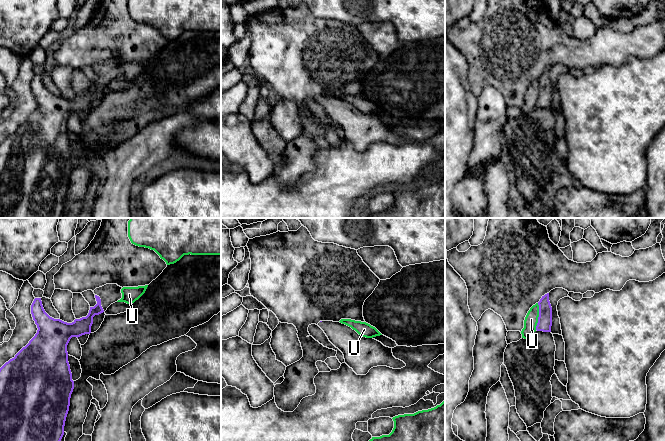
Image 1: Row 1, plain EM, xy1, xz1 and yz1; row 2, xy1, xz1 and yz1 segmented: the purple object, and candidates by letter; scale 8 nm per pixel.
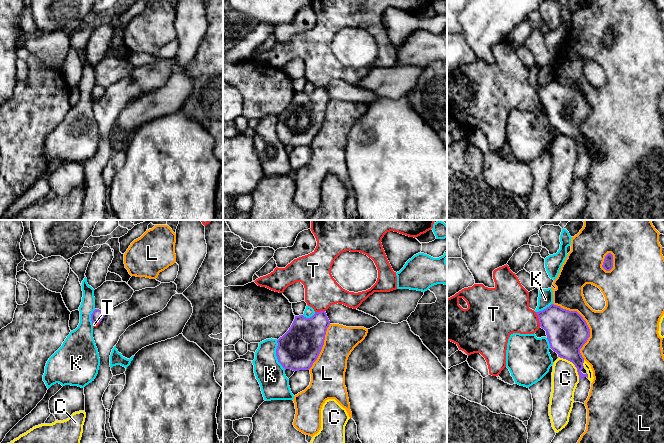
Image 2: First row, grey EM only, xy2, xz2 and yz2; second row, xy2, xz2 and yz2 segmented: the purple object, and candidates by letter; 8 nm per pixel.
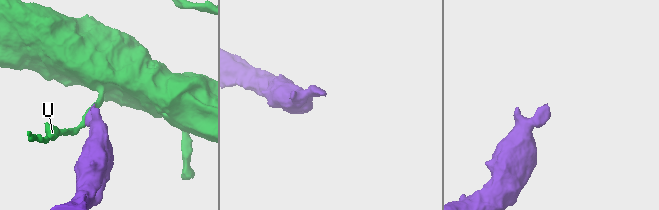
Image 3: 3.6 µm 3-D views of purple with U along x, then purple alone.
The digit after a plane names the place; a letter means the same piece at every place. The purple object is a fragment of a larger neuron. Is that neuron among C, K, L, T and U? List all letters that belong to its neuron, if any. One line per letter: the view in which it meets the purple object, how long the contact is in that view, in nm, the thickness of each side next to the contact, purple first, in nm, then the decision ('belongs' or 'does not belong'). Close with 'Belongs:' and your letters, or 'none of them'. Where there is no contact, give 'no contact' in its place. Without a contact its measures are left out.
C: contact in yz2; length 260 nm; calibres 300 and 220 nm; does not belong
K: contact in xz2; length 260 nm; calibres 320 and 220 nm; does not belong
L: contact in yz2; length 500 nm; calibres 320 and 420 nm; does not belong
T: contact in yz2; length 130 nm; calibres 320 and 340 nm; does not belong
U: contact in yz1; length 220 nm; calibres 120 and 110 nm; does not belong
Belongs: none of them

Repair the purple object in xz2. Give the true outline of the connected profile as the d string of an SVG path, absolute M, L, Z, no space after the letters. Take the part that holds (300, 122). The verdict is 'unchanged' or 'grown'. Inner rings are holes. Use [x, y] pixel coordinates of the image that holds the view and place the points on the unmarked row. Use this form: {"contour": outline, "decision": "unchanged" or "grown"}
{"contour": "M325 87L315 88L310 94L295 92L289 106L277 116L276 132L282 143L309 146L322 126L329 101Z", "decision": "unchanged"}

